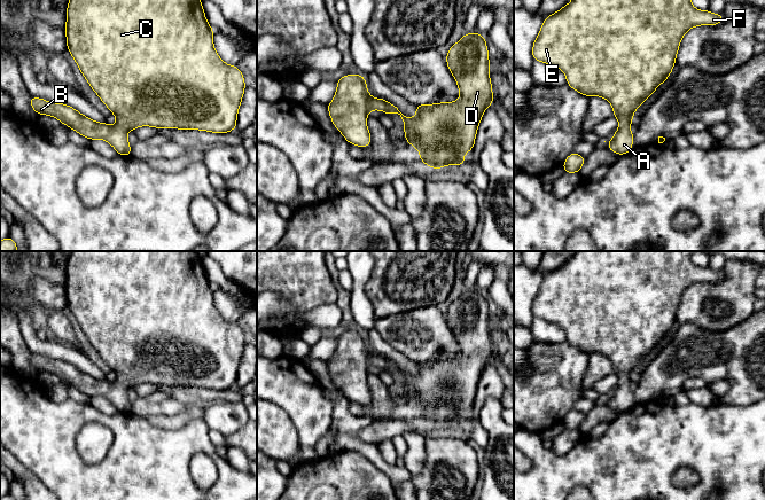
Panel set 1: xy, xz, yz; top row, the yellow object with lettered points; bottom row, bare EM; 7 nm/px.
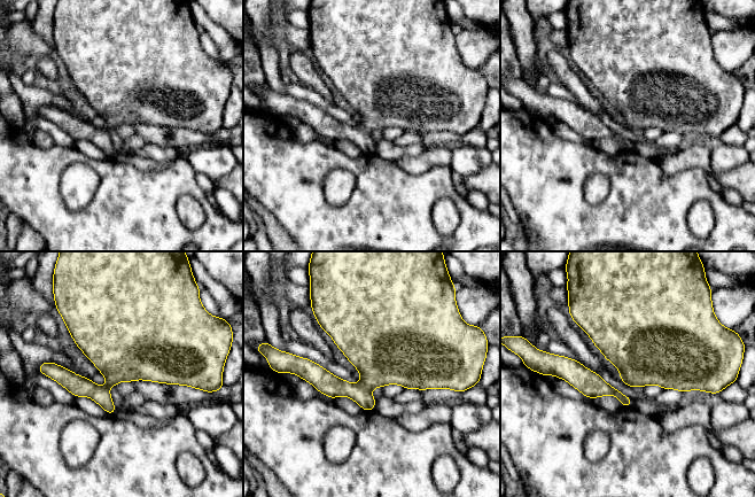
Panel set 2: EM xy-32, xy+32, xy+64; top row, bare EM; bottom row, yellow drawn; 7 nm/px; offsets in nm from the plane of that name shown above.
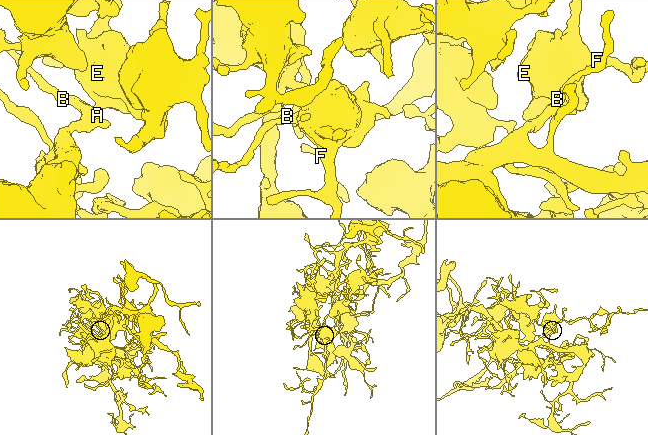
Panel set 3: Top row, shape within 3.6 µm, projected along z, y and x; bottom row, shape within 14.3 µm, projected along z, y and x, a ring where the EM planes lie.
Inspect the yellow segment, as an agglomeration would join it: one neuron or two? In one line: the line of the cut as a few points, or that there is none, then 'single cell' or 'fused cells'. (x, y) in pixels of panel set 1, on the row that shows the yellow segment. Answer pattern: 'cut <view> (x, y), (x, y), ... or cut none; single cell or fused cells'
cut none; single cell

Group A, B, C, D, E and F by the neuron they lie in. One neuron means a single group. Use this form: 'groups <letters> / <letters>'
groups A B C D E F

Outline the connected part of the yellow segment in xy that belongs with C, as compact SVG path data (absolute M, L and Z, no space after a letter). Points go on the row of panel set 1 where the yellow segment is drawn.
M69 0L65 16L67 49L92 89L116 116L117 123L110 126L94 122L70 106L31 96L29 102L38 115L55 117L89 141L107 141L120 156L131 156L126 133L140 126L217 134L236 130L245 89L244 77L237 65L228 65L218 56L213 46L214 30L205 18L202 0Z

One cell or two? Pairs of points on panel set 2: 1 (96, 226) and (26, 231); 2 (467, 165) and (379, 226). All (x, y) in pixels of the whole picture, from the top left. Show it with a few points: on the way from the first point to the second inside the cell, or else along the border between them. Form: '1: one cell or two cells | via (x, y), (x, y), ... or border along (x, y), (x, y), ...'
1: two cells | border along (23, 220), (44, 239)
2: two cells | border along (449, 168), (452, 171)

